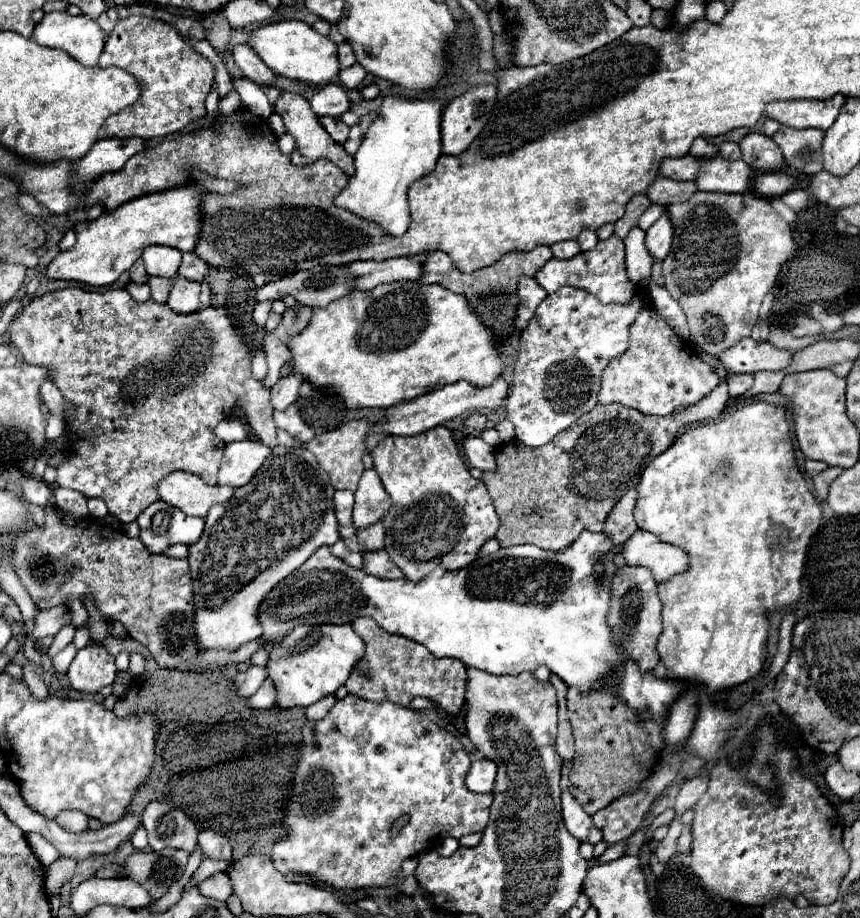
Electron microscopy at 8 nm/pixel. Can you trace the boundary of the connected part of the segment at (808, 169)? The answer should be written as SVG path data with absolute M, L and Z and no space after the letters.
M781 126L779 132L773 136L775 144L781 148L785 162L803 172L803 174L817 174L823 168L823 154L821 154L821 142L823 142L823 130L807 128L807 130L795 130Z

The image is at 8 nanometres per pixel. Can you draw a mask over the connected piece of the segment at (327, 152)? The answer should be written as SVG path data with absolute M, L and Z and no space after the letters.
M283 92L283 96L277 100L275 104L277 112L283 116L283 122L285 122L285 128L287 132L295 138L295 150L291 154L291 160L295 166L307 166L307 164L313 164L315 160L319 158L327 158L331 160L333 164L337 164L339 168L347 168L347 176L353 176L355 174L355 168L353 168L353 158L343 150L343 146L335 144L331 140L331 136L327 136L325 128L321 128L319 124L319 118L315 116L315 112L311 112L311 106L305 98L297 96L297 94L289 94L289 92Z

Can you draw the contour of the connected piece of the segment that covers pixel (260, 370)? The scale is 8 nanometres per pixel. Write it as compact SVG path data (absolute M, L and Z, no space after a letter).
M261 348L255 350L253 354L253 374L255 378L265 378L267 376L267 362L265 362L265 352Z

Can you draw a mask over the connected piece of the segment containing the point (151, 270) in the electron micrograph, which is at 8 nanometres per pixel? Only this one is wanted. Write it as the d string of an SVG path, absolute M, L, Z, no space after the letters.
M155 244L155 246L145 248L143 262L145 262L147 274L173 278L173 276L177 276L177 270L181 264L181 252L177 248L167 248L167 246Z

